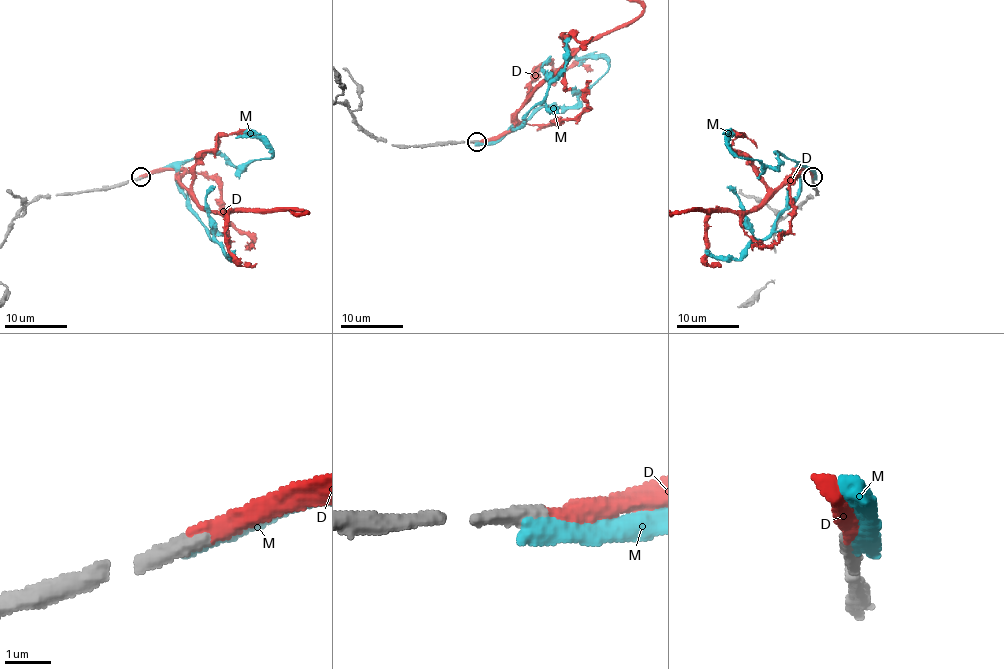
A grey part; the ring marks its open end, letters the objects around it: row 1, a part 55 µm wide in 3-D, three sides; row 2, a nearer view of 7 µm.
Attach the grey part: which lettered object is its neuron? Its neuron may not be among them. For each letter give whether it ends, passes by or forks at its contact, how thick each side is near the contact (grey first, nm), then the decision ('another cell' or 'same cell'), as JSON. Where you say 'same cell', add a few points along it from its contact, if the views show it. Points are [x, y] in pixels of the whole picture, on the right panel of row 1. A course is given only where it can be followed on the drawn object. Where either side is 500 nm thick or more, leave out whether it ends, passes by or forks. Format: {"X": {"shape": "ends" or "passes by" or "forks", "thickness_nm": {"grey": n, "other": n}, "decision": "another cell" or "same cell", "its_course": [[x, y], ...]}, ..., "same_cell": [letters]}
{"D": {"shape": "ends", "thickness_nm": {"grey": 380, "other": 400}, "decision": "same cell"}, "M": {"shape": "ends", "thickness_nm": {"grey": 400, "other": 460}, "decision": "another cell"}, "same_cell": ["D"]}

